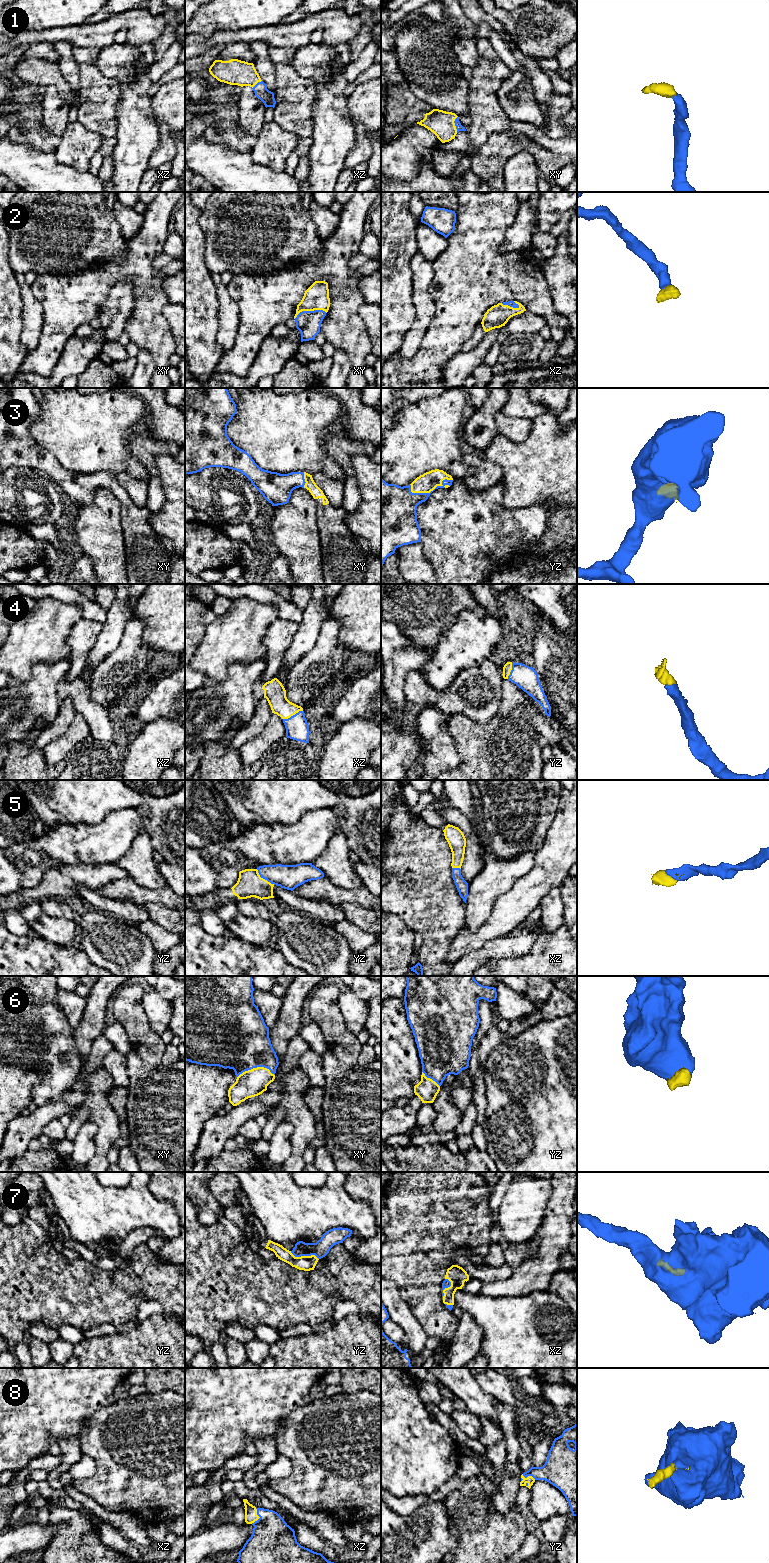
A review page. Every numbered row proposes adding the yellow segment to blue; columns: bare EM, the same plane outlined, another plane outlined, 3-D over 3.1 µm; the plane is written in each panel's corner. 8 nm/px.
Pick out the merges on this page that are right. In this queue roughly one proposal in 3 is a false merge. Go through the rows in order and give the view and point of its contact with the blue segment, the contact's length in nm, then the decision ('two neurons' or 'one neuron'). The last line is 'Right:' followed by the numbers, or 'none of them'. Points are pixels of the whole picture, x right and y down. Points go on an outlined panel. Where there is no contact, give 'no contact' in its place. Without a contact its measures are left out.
1: contact xy (455, 124); length 140 nm; one neuron
2: contact xy (310, 311); length 260 nm; one neuron
3: contact yz (433, 490); length 360 nm; one neuron
4: contact xz (293, 715); length 180 nm; one neuron
5: contact yz (264, 878); length 200 nm; one neuron
6: contact xy (255, 1067); length 320 nm; one neuron
7: contact yz (304, 1255); length 240 nm; one neuron
8: contact xz (259, 1516); length 130 nm; one neuron
Right: 1, 2, 3, 4, 5, 6, 7, 8

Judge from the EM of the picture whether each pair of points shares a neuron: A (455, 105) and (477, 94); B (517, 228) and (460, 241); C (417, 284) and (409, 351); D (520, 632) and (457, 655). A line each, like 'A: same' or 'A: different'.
A: different
B: different
C: same
D: different

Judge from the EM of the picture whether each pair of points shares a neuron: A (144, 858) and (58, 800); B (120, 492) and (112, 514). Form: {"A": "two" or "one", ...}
{"A": "two", "B": "two"}

